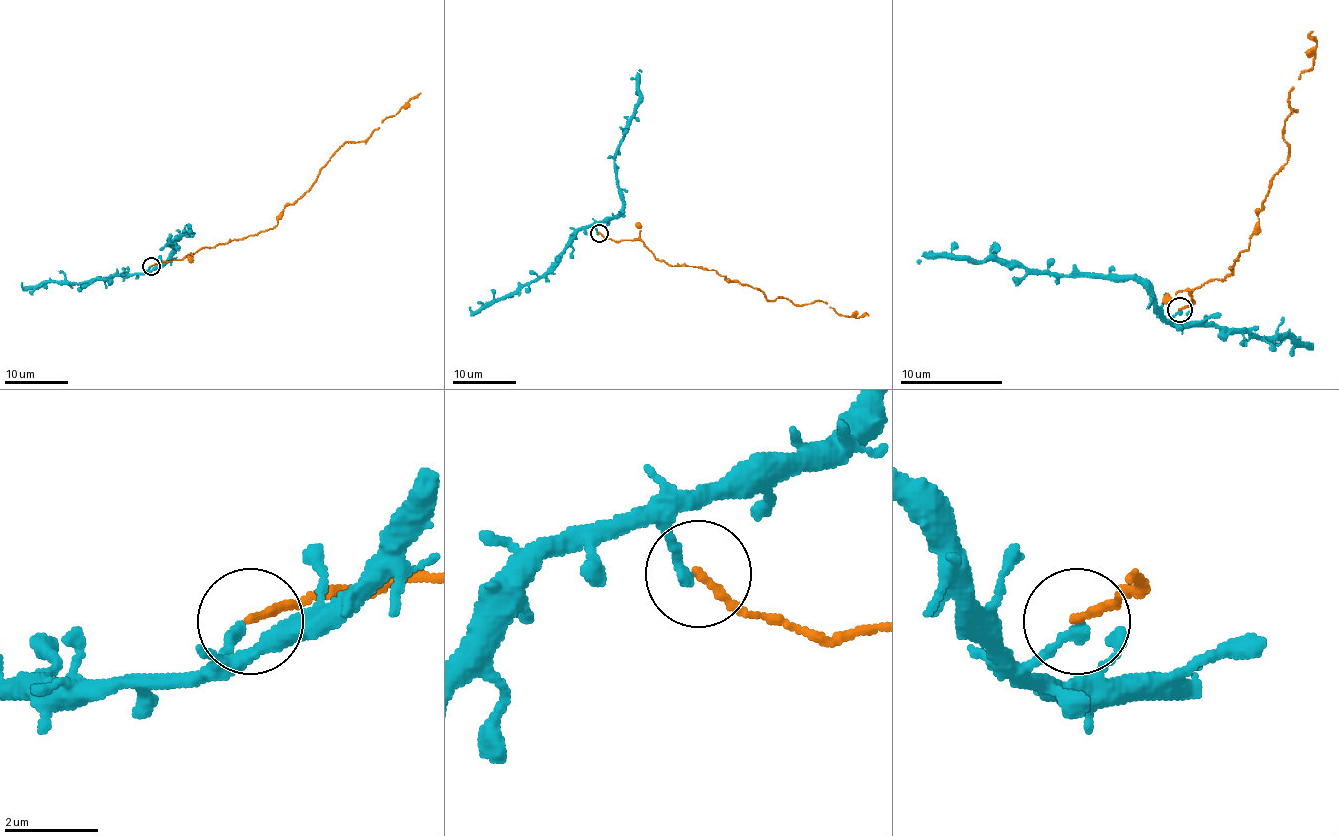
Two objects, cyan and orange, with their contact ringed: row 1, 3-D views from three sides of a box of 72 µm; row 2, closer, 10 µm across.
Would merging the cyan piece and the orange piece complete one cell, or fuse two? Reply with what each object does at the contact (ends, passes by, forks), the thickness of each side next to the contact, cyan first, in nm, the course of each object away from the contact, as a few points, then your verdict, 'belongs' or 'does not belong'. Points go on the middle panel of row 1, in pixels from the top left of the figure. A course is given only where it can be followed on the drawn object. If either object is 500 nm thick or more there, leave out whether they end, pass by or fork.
cyan ends there; orange ends there; 240 nm thick on the cyan side, 160 nm on the other; cyan runs (599, 234), (596, 226), (607, 223), (623, 208), (615, 152), (626, 121), (639, 98), (639, 74), (642, 71); orange runs (599, 232), (640, 240), (672, 266), (706, 267), (758, 288), (769, 301), (823, 301), (843, 315), (868, 315); does not belong

